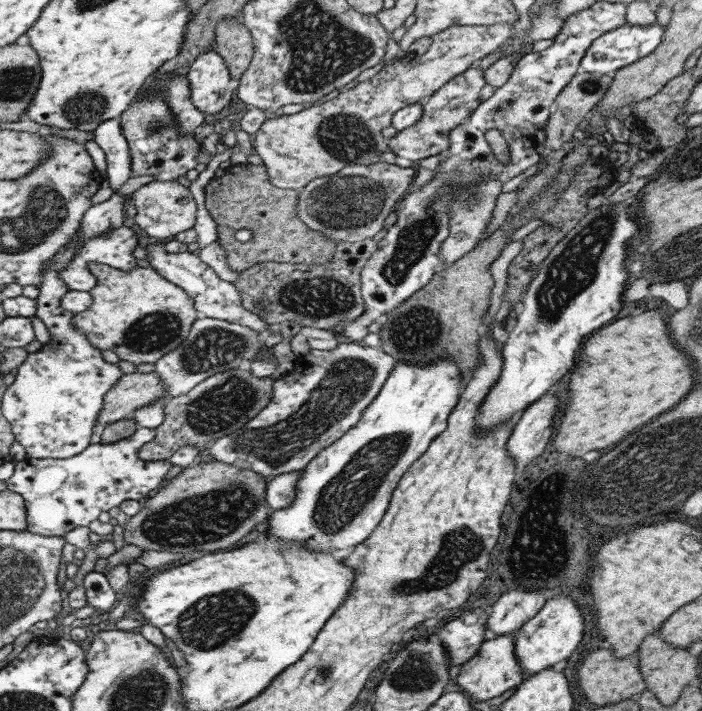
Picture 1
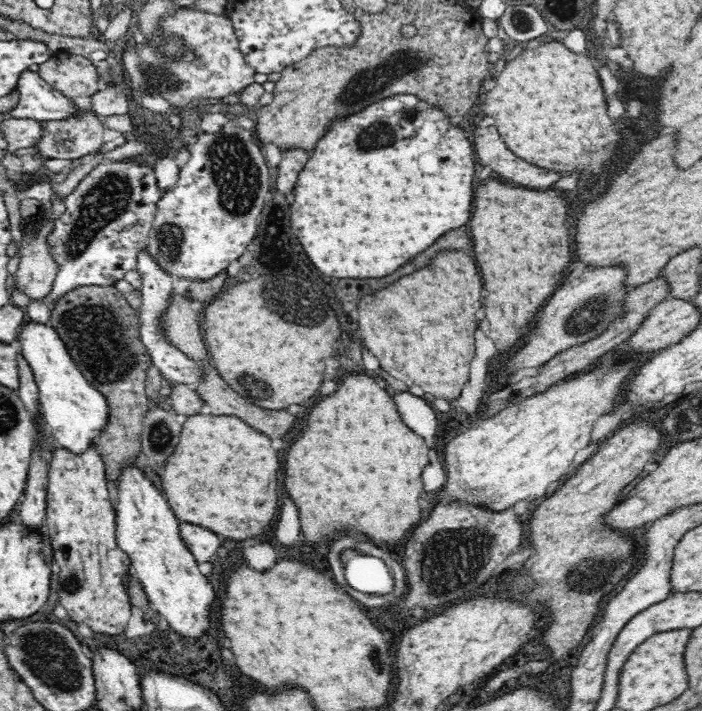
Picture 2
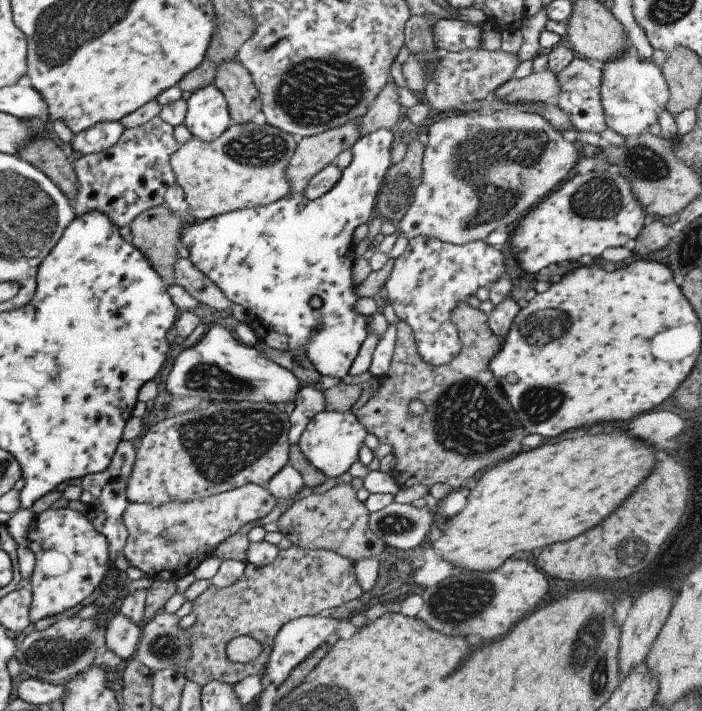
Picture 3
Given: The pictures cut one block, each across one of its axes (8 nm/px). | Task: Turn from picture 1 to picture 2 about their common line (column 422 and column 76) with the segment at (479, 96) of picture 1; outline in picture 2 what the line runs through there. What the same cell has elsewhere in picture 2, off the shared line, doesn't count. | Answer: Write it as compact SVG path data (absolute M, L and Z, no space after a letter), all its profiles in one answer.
M76 107L76 114L62 120L40 120L42 136L34 144L37 153L48 158L74 160L96 152L102 146L104 125L93 109Z

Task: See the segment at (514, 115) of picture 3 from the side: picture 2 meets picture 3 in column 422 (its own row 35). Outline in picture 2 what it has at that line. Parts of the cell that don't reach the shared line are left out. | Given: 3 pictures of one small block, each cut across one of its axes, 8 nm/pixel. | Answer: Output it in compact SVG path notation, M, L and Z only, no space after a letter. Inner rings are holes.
M195 5L187 6L172 14L164 14L152 38L139 44L130 39L122 52L124 74L130 80L132 91L159 94L173 108L189 108L206 101L217 101L240 92L254 82L255 70L246 62L239 47L239 38L230 18L224 14L204 12ZM168 39L178 40L178 54L163 54L163 44Z

